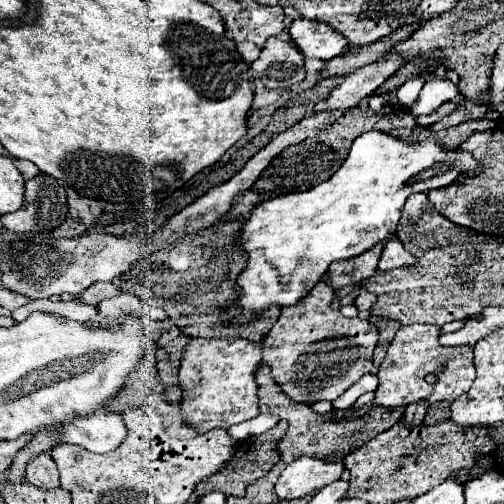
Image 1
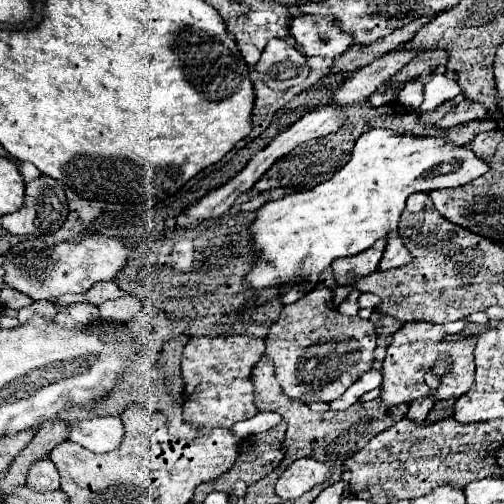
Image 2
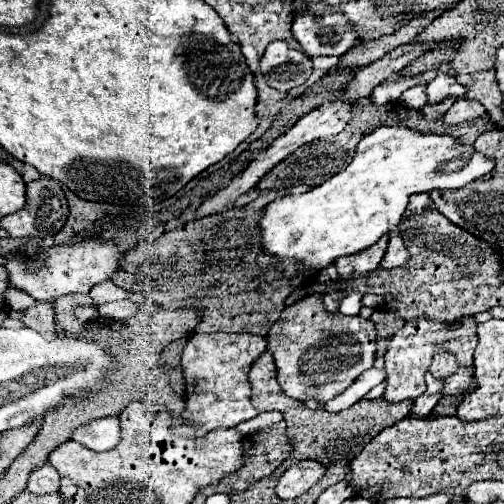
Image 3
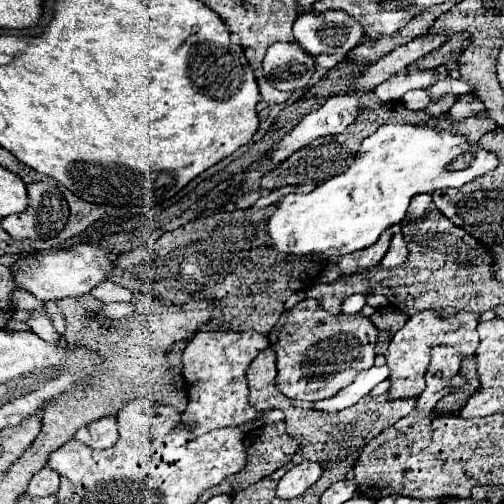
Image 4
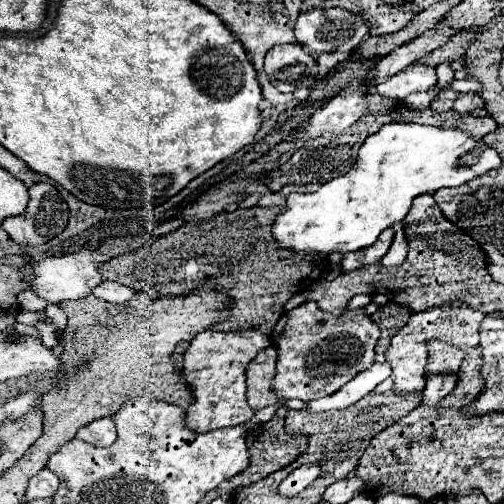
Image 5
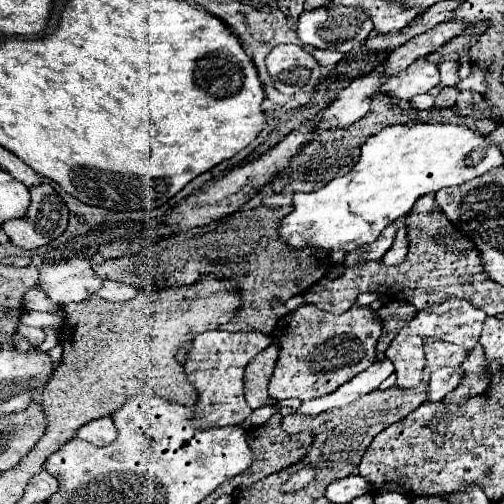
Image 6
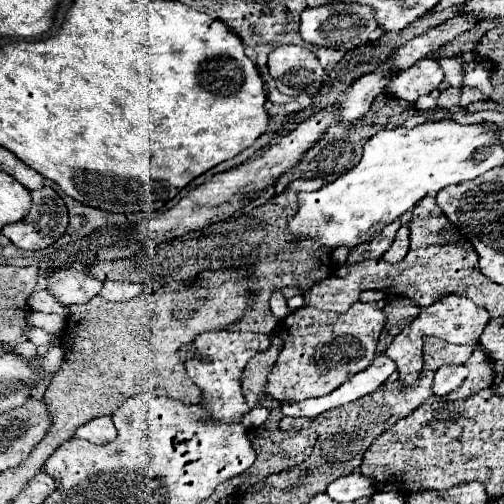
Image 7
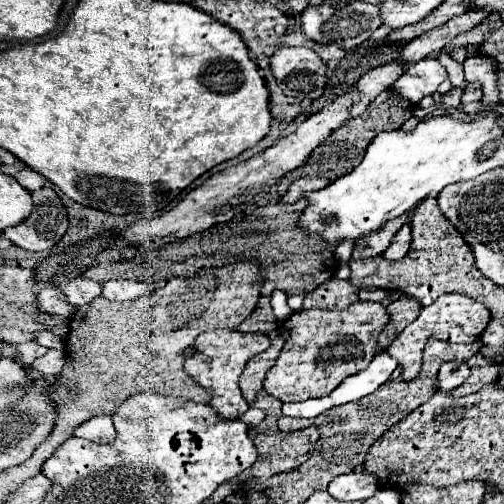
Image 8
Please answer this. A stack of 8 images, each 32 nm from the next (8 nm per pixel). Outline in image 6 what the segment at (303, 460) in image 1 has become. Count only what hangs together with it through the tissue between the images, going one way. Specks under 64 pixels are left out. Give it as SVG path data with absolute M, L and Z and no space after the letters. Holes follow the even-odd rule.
M304 466L304 468L300 468L298 472L294 472L294 474L282 484L282 492L284 492L284 494L288 494L288 492L298 492L298 490L306 488L306 486L314 480L314 476L316 476L316 468Z

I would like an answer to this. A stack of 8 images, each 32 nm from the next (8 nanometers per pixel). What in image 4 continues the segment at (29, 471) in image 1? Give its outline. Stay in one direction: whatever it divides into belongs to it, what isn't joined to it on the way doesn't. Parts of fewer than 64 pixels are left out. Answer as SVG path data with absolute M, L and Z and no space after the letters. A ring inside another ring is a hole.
M44 466L40 468L30 484L28 484L28 494L30 496L50 496L50 494L56 494L58 492L58 474L50 468L50 466Z

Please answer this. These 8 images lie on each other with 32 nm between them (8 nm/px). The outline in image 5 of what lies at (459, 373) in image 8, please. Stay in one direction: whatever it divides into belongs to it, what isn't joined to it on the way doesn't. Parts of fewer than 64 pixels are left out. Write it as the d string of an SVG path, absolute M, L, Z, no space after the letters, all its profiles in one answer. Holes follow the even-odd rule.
M428 374L426 388L422 392L422 406L436 406L446 394L450 394L456 386L454 374Z

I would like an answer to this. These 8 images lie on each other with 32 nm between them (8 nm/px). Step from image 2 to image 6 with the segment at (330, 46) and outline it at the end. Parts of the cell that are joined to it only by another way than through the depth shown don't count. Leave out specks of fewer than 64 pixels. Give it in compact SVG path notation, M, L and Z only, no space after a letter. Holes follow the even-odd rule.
M316 8L302 12L298 18L298 38L304 46L316 48L316 50L338 50L338 52L350 52L352 46L358 46L366 40L366 36L372 32L372 22L360 8Z

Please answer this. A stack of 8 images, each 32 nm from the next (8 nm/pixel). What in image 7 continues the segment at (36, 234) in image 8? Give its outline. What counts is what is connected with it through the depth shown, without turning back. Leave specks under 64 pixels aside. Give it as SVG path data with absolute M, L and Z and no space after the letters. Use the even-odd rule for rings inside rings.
M54 188L32 190L32 208L26 218L6 224L2 234L24 250L40 250L56 242L68 226L68 210Z

